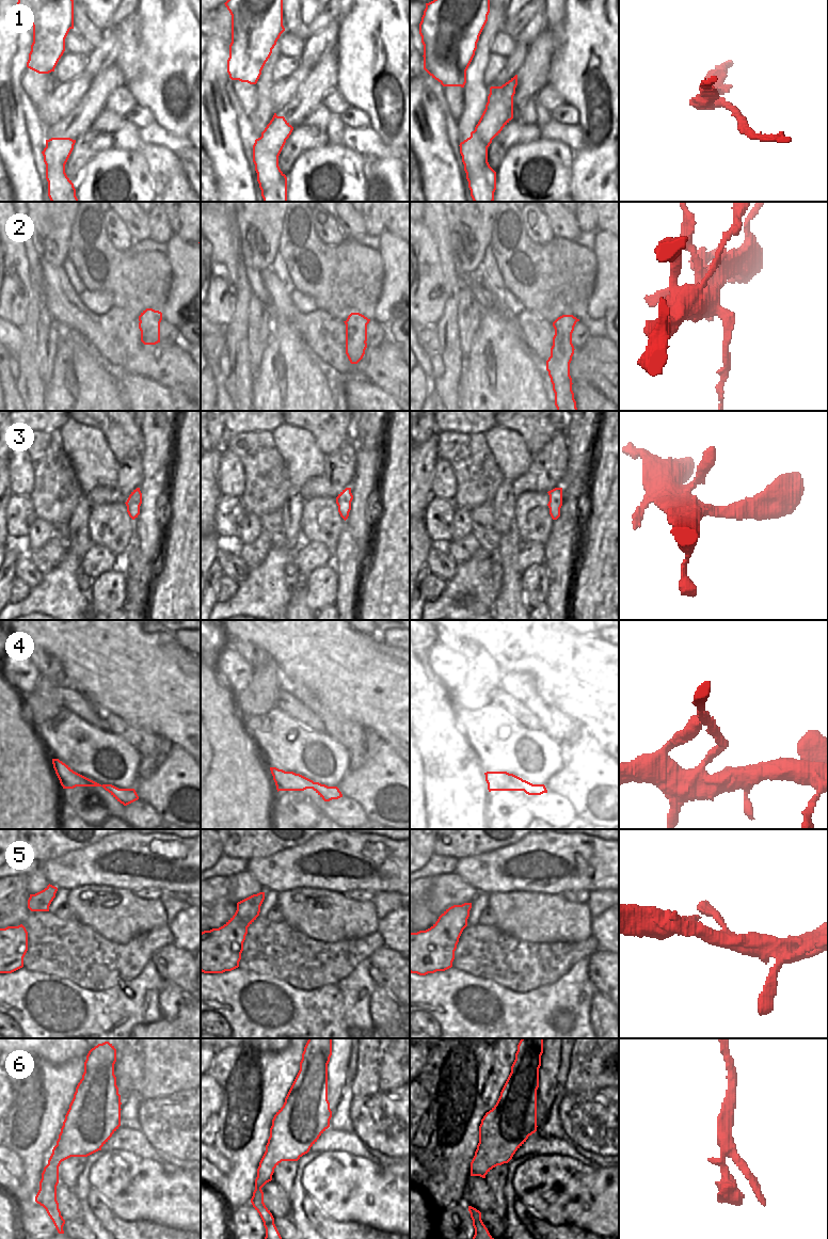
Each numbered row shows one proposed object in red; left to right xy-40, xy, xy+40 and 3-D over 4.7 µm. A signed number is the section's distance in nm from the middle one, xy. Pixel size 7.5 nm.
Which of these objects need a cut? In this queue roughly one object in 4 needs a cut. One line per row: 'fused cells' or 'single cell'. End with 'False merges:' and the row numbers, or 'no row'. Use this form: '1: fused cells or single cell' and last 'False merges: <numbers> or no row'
1: fused cells
2: fused cells
3: single cell
4: fused cells
5: single cell
6: single cell
False merges: 1, 2, 4

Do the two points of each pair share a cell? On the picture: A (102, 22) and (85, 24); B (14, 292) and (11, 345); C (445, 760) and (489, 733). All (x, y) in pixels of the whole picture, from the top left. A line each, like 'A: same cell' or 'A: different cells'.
A: different cells
B: different cells
C: different cells

